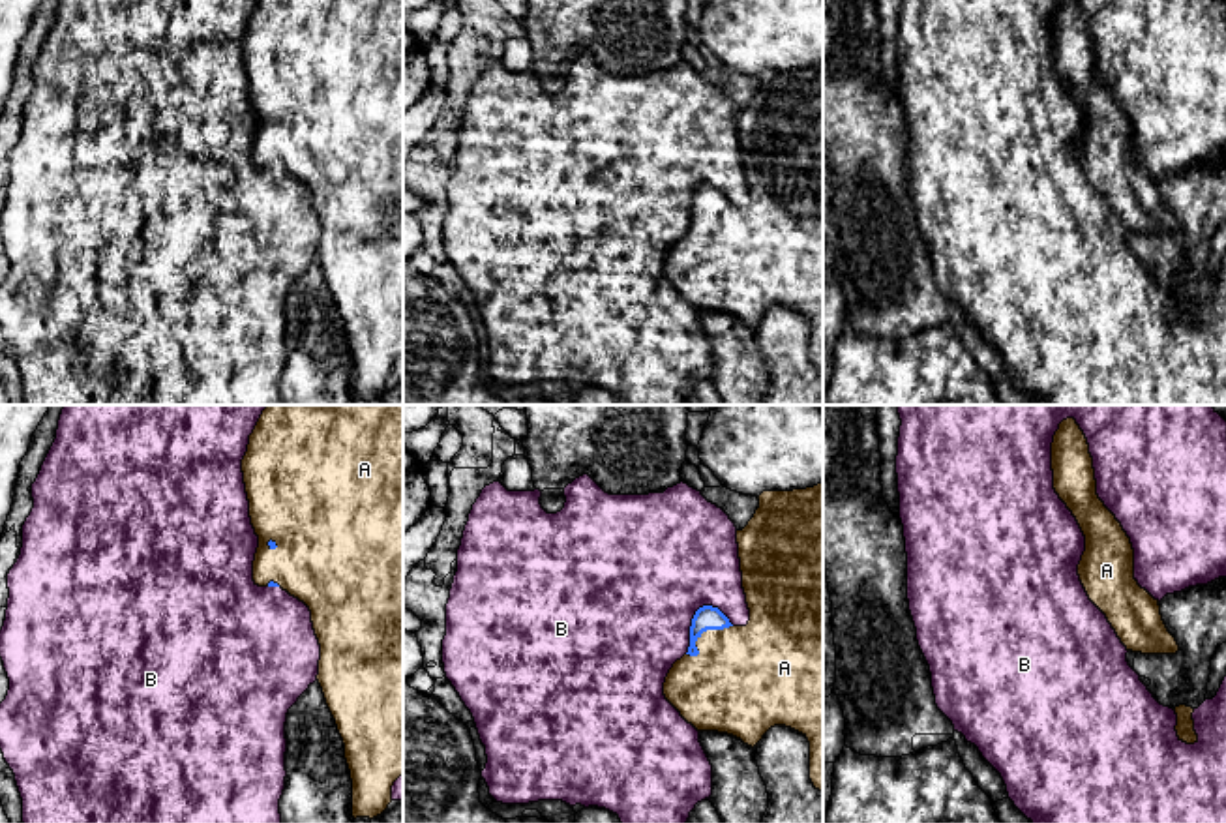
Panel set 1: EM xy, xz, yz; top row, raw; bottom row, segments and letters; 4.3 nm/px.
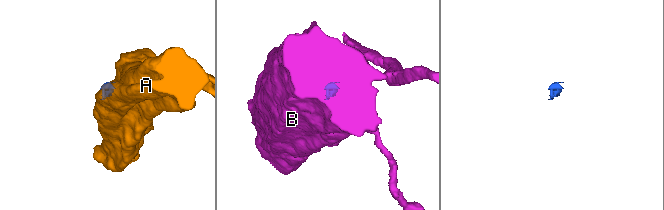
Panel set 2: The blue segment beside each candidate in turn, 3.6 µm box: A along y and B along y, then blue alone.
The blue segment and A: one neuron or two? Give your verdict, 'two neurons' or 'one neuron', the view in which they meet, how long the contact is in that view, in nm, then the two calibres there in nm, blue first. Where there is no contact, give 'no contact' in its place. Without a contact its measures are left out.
one neuron | xz | 240 nm | 110/420 nm

